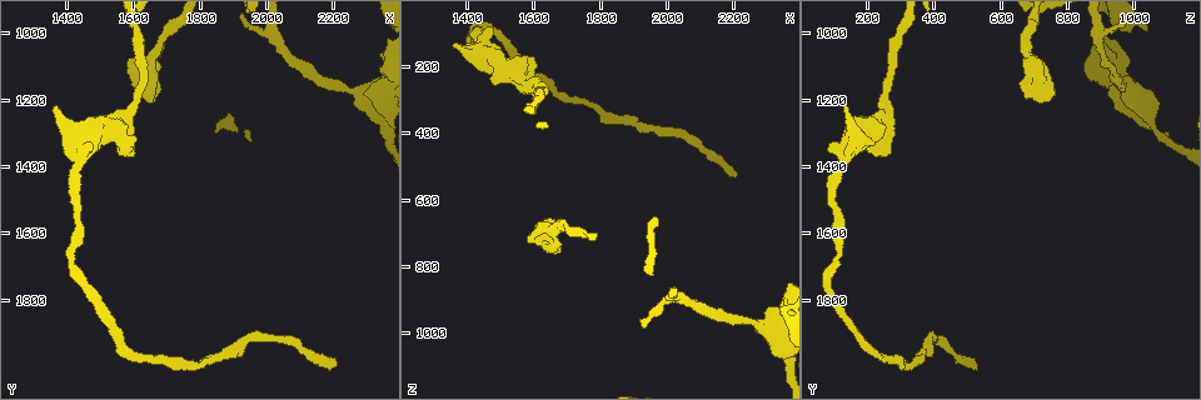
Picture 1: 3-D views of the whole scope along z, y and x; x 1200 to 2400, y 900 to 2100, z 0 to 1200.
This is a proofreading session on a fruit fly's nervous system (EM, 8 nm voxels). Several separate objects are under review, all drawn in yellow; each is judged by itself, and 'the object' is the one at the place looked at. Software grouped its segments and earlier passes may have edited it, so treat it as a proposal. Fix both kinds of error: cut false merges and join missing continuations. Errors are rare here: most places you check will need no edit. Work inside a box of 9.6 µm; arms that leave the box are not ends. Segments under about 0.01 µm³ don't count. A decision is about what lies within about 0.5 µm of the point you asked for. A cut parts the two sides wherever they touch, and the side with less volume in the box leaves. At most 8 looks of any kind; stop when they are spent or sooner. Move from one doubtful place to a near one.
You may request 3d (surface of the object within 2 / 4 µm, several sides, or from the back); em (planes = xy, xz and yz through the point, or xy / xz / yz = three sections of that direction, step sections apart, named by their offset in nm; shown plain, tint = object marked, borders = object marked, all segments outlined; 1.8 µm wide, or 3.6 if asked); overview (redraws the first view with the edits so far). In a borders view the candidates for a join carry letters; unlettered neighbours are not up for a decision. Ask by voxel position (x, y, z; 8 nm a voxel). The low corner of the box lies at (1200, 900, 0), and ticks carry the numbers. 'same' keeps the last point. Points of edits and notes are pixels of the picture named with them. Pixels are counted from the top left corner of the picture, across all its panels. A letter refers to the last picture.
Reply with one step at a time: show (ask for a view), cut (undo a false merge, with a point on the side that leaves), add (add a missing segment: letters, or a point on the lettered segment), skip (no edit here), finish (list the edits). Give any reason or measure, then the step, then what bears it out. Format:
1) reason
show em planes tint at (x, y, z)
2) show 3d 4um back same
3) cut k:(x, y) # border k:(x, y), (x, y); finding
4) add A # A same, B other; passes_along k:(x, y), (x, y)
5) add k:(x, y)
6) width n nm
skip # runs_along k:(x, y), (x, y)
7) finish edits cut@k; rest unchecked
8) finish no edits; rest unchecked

branch stops here
show em xy step 16 borders at (1580, 1070, 720)

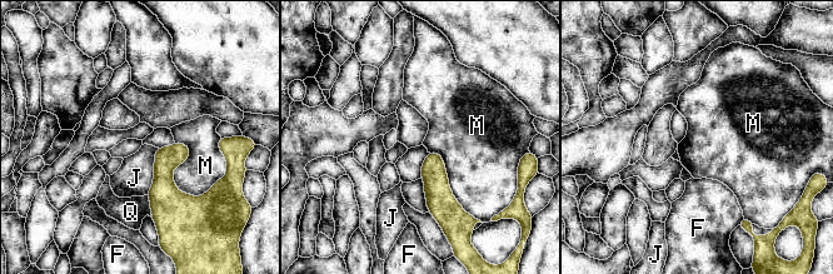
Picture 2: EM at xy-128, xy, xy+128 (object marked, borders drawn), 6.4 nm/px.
cut it another way
show em planes borders same

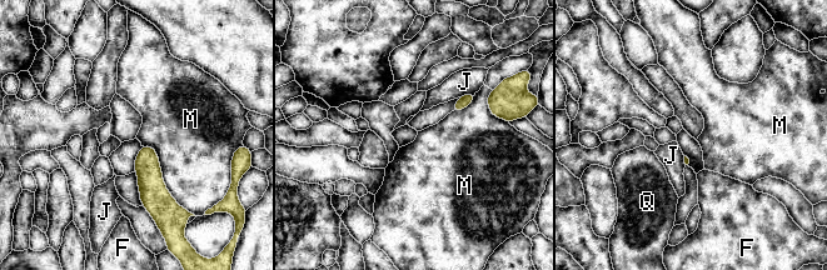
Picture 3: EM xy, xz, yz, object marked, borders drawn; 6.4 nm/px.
skip # F other, J other, M other, Q other; border 3:(143, 145), (182, 206); none of them fits

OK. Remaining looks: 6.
sudden change in width
show em 3.6um planes borders at (1570, 1290, 250)

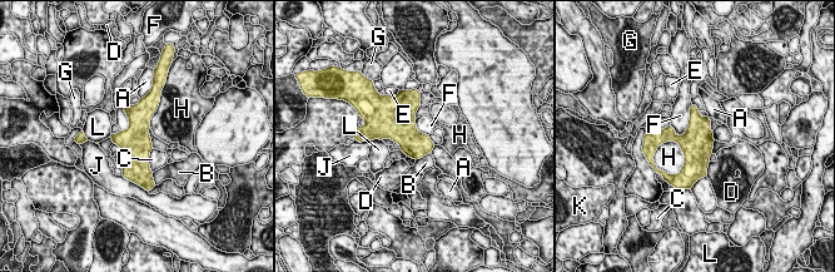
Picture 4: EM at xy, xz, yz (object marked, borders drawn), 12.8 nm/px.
skip # A other, B other, C other, D other, E other, F other, G other, H other, J other, K other, L other; border 4:(691, 103), (687, 128), (679, 136); all the same neuron

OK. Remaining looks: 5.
long arm stops here
show em planes borders at (2210, 2000, 520)

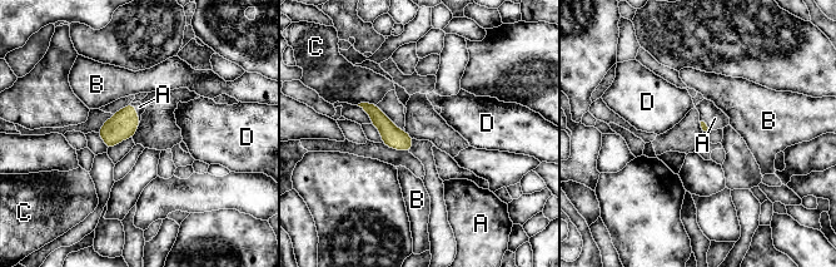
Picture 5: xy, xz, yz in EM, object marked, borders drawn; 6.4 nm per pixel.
longest_contact A 130 nm
add A # A same, B other, C other, D other; passes_along 5:(123, 124), (137, 113), (139, 107); the neuron continues

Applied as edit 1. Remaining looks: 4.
finish edits add@5; rest unchecked

